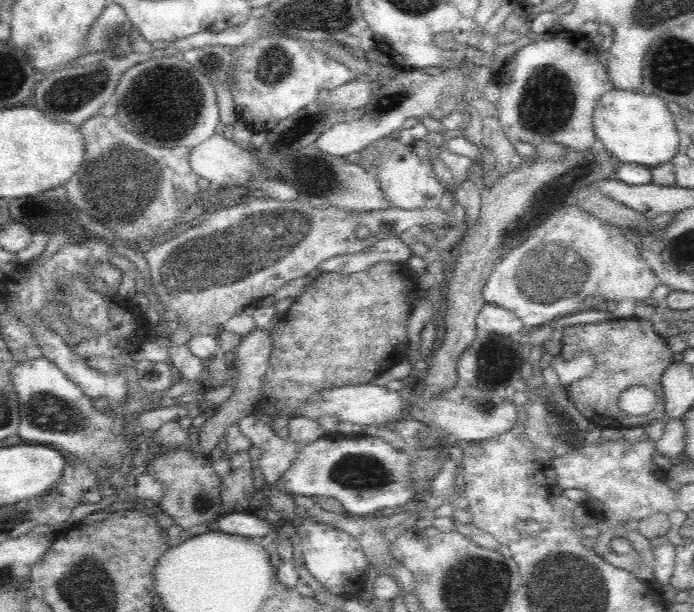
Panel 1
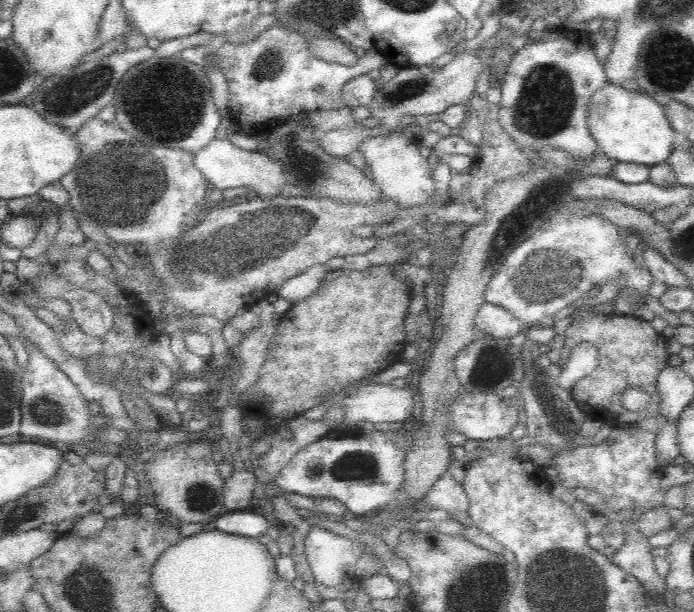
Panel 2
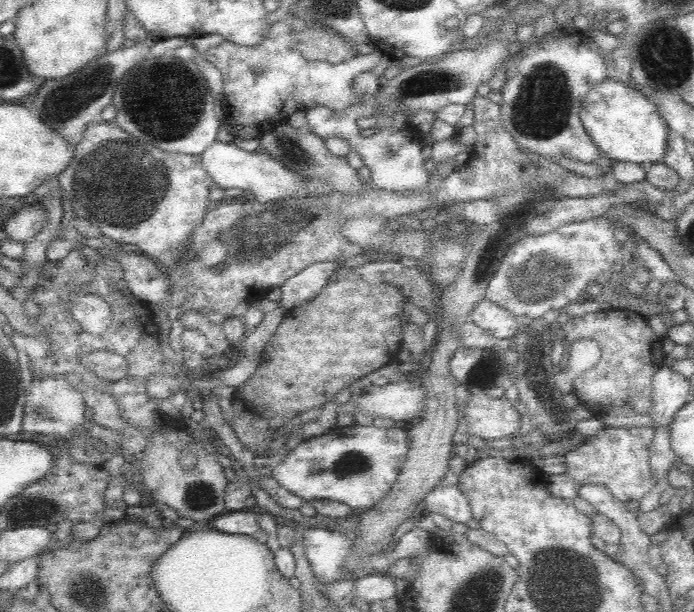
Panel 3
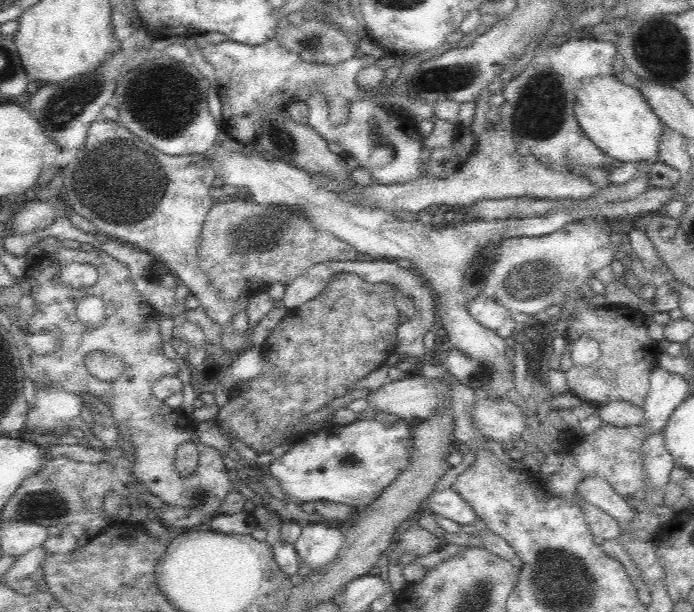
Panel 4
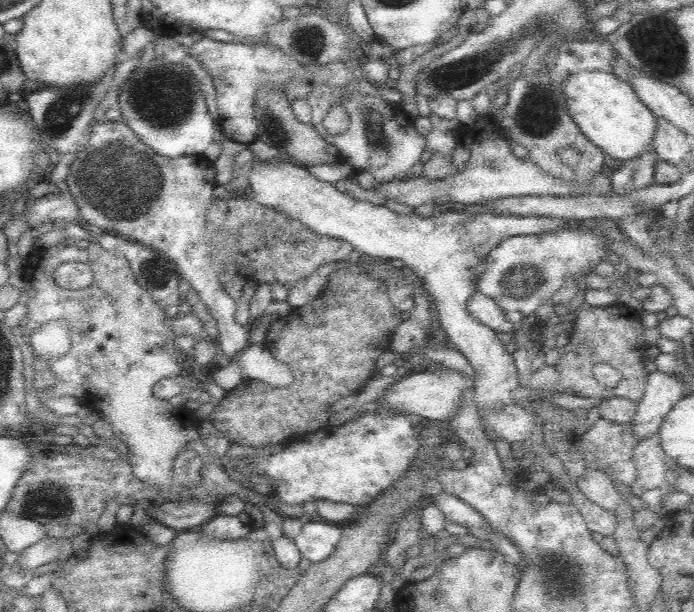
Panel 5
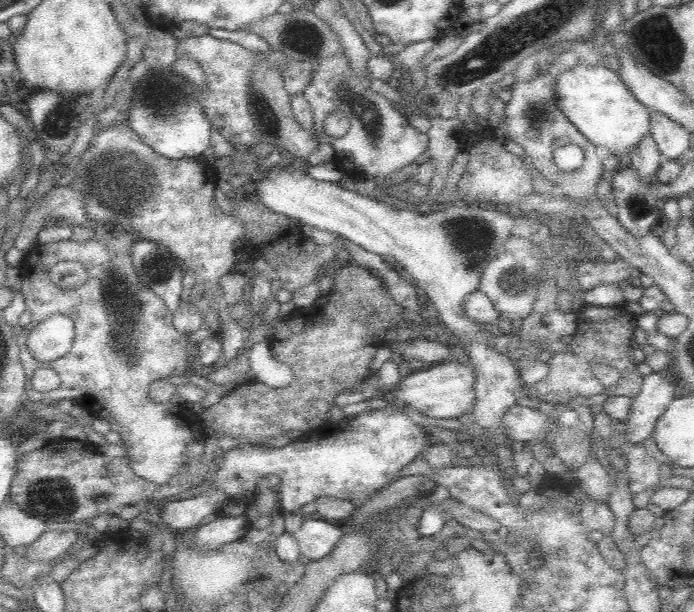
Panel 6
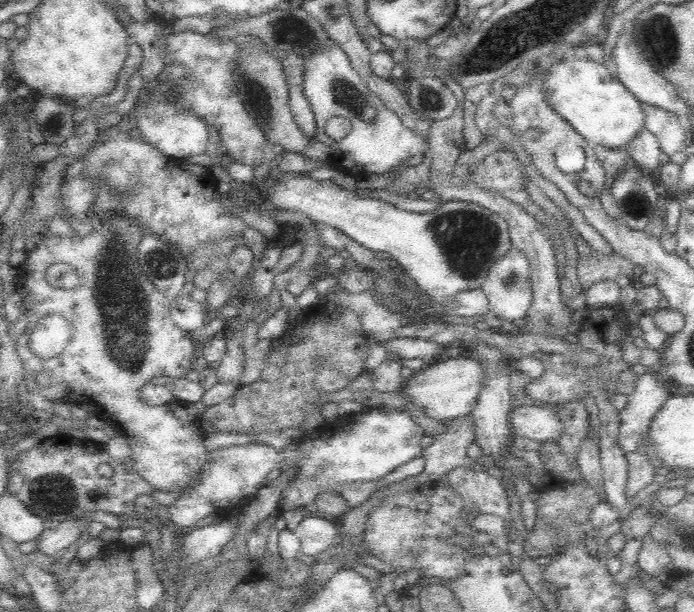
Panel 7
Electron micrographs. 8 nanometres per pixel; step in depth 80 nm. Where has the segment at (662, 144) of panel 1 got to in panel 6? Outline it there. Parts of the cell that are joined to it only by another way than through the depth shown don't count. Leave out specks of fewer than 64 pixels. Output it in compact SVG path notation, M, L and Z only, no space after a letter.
M577 65L568 71L562 72L555 81L557 104L564 115L576 126L578 131L588 139L590 144L606 146L610 154L626 158L626 154L634 148L650 132L650 110L646 109L624 84L618 74L612 70L597 65Z

